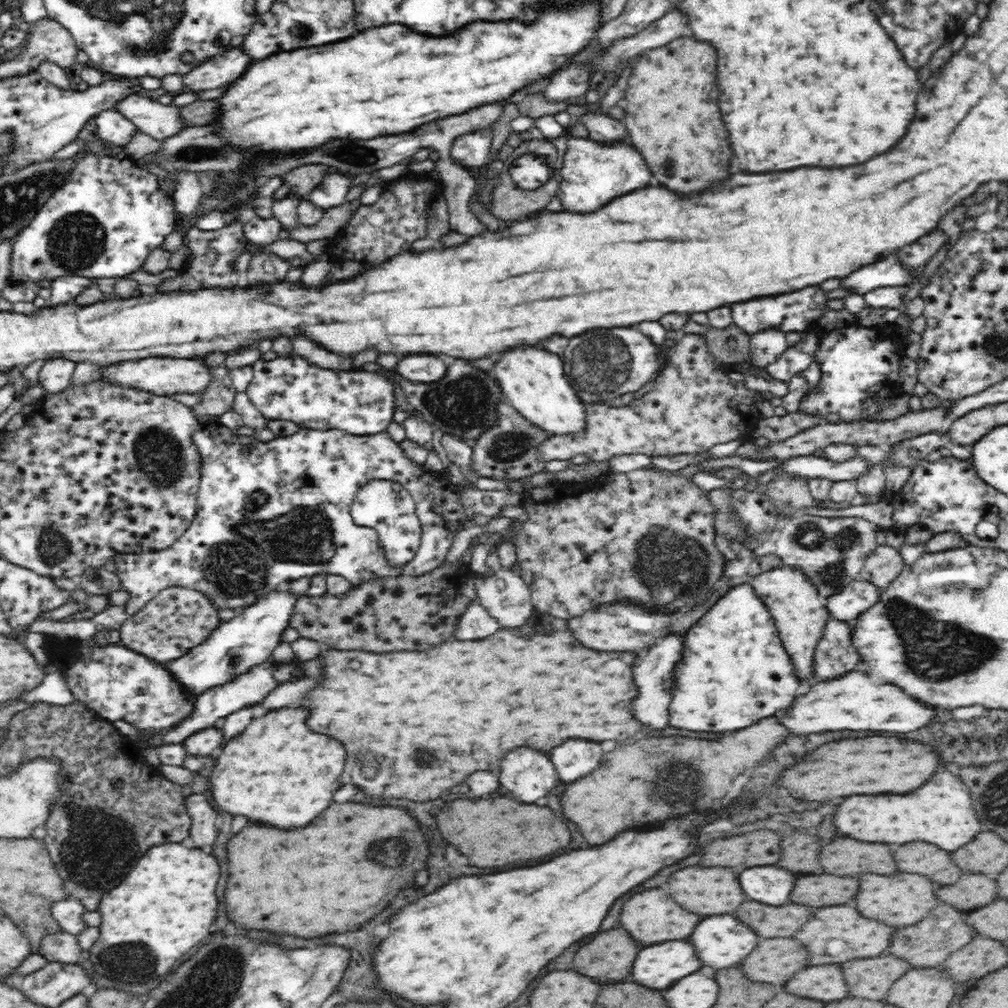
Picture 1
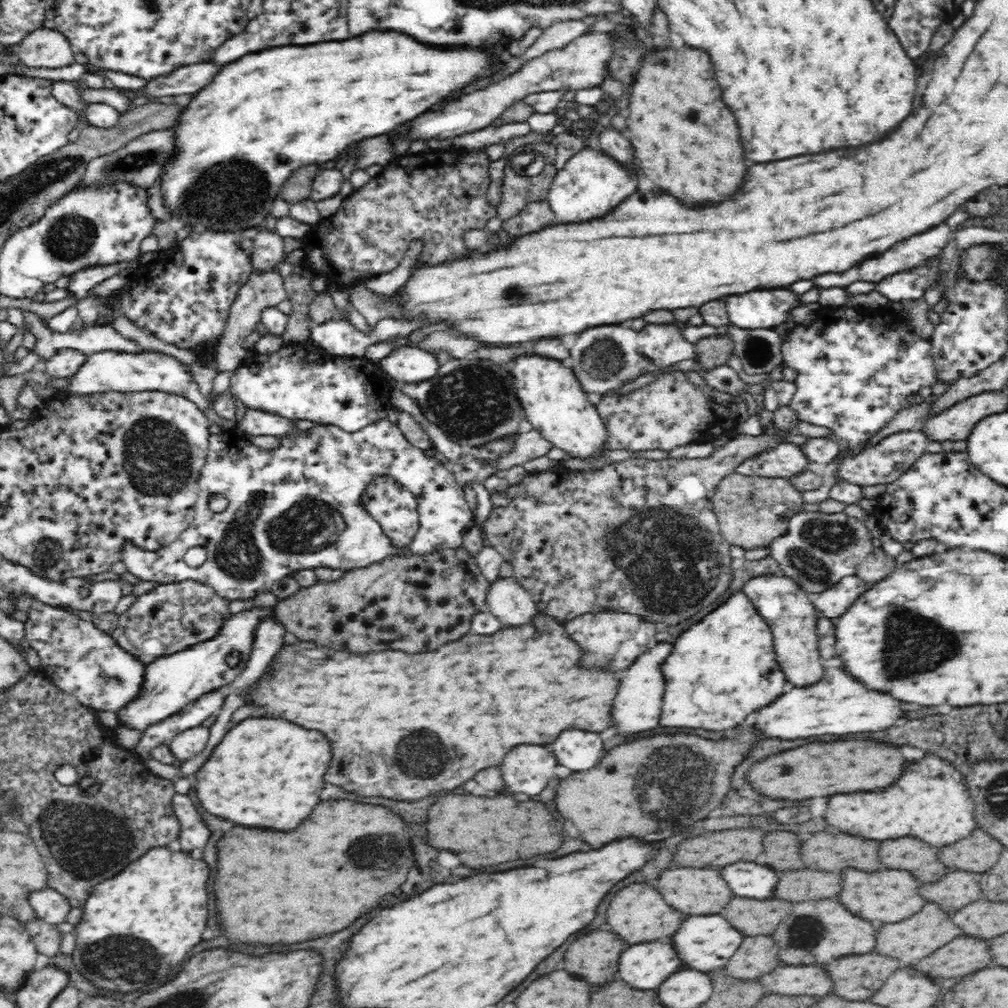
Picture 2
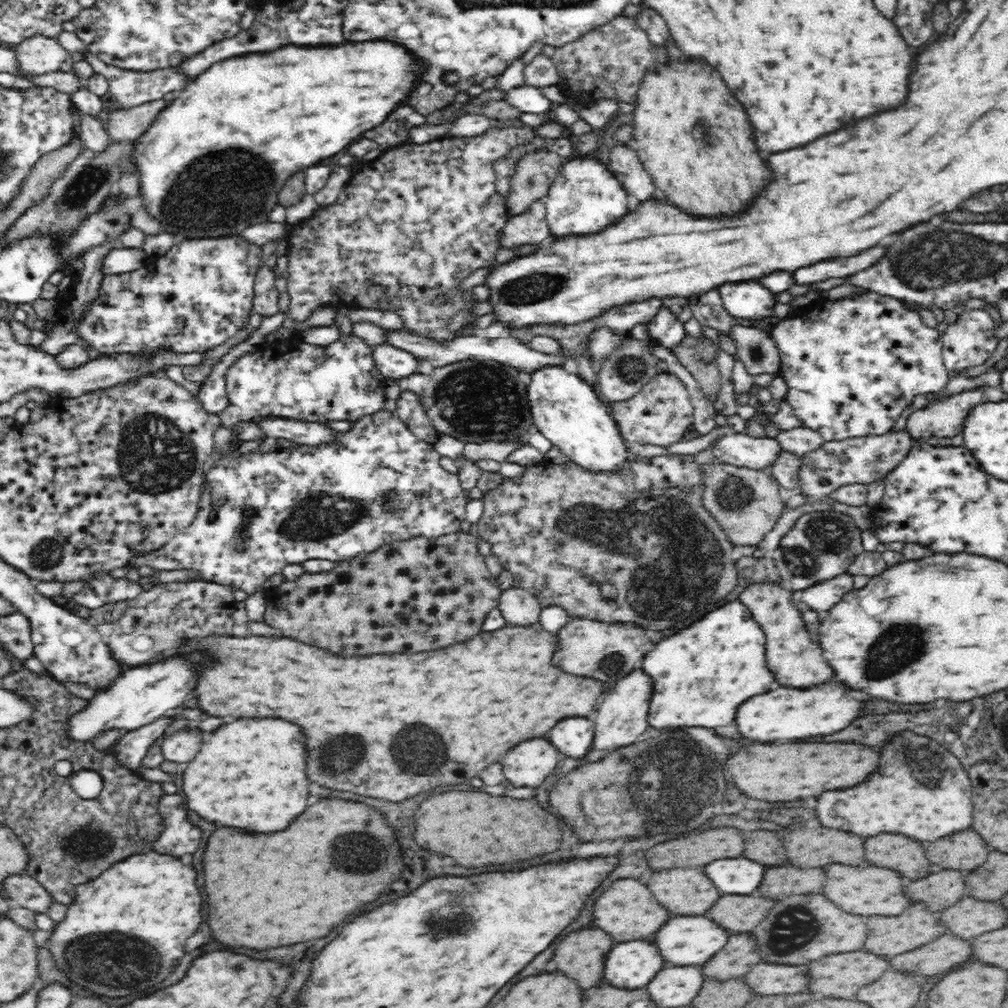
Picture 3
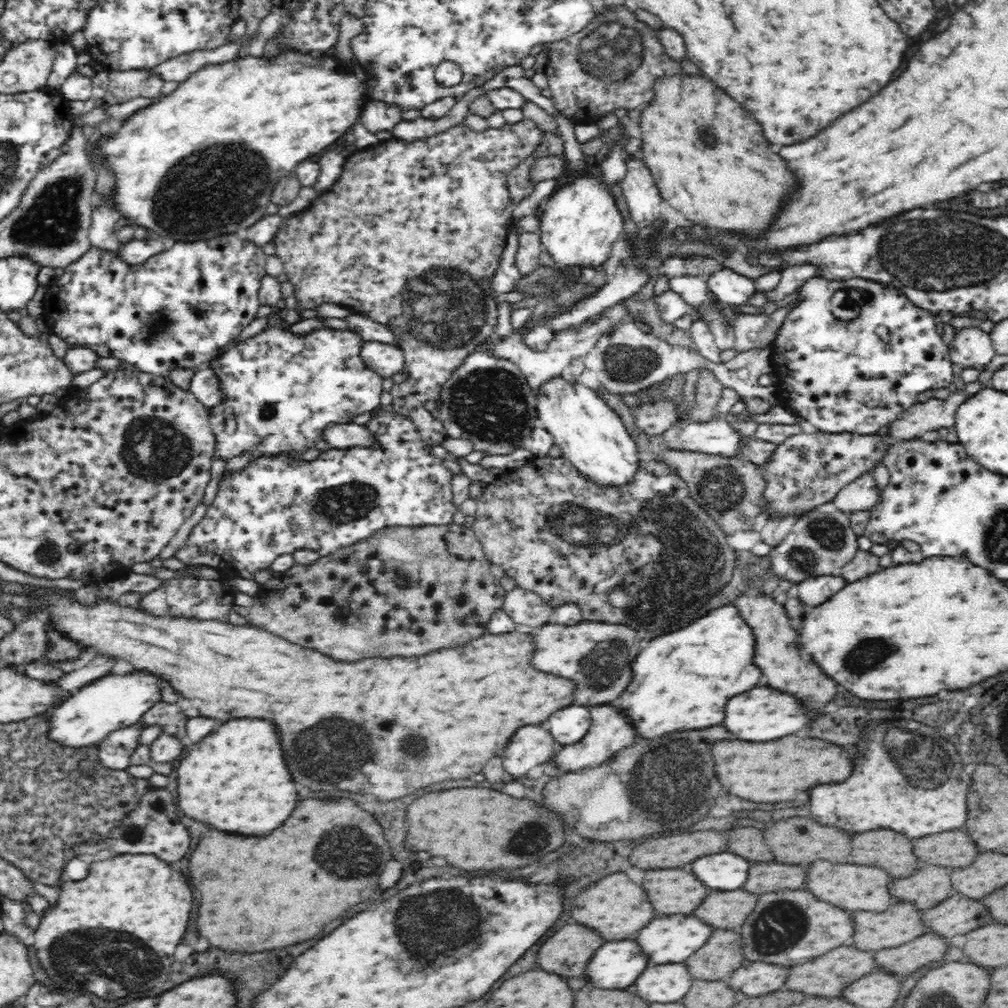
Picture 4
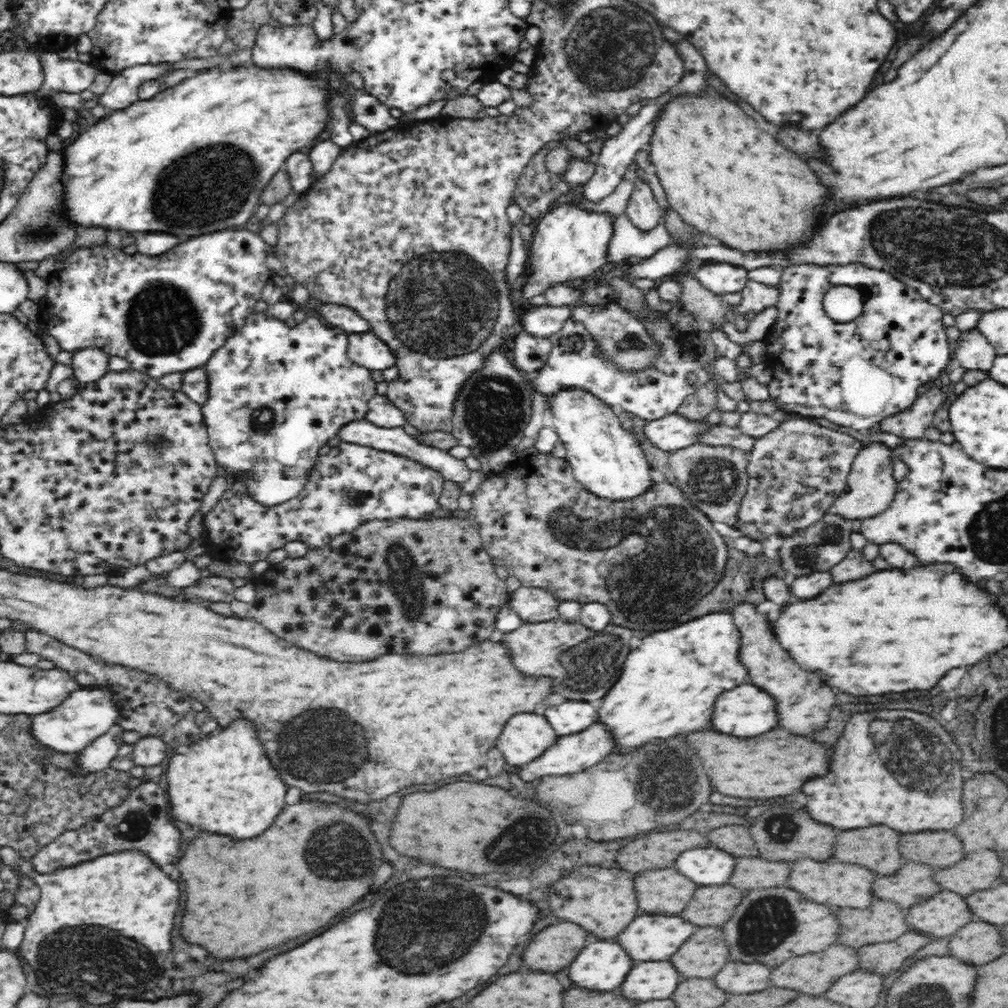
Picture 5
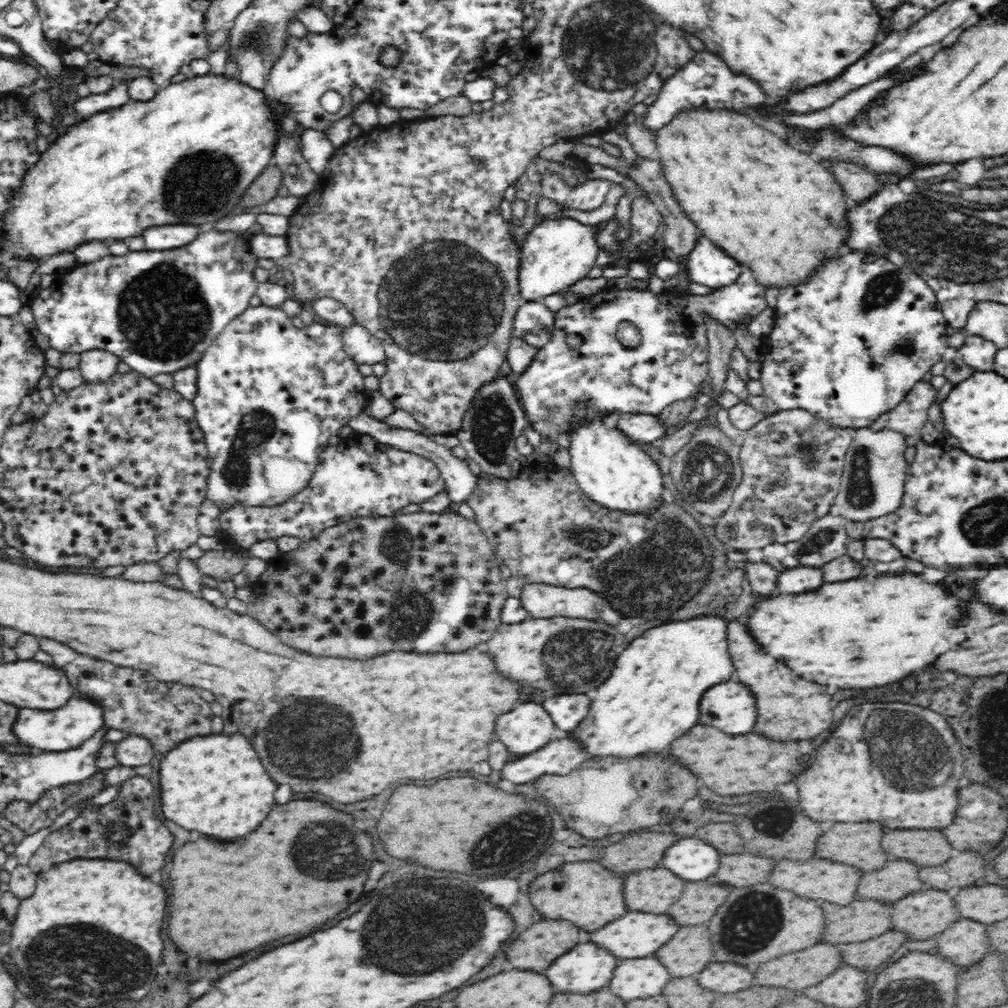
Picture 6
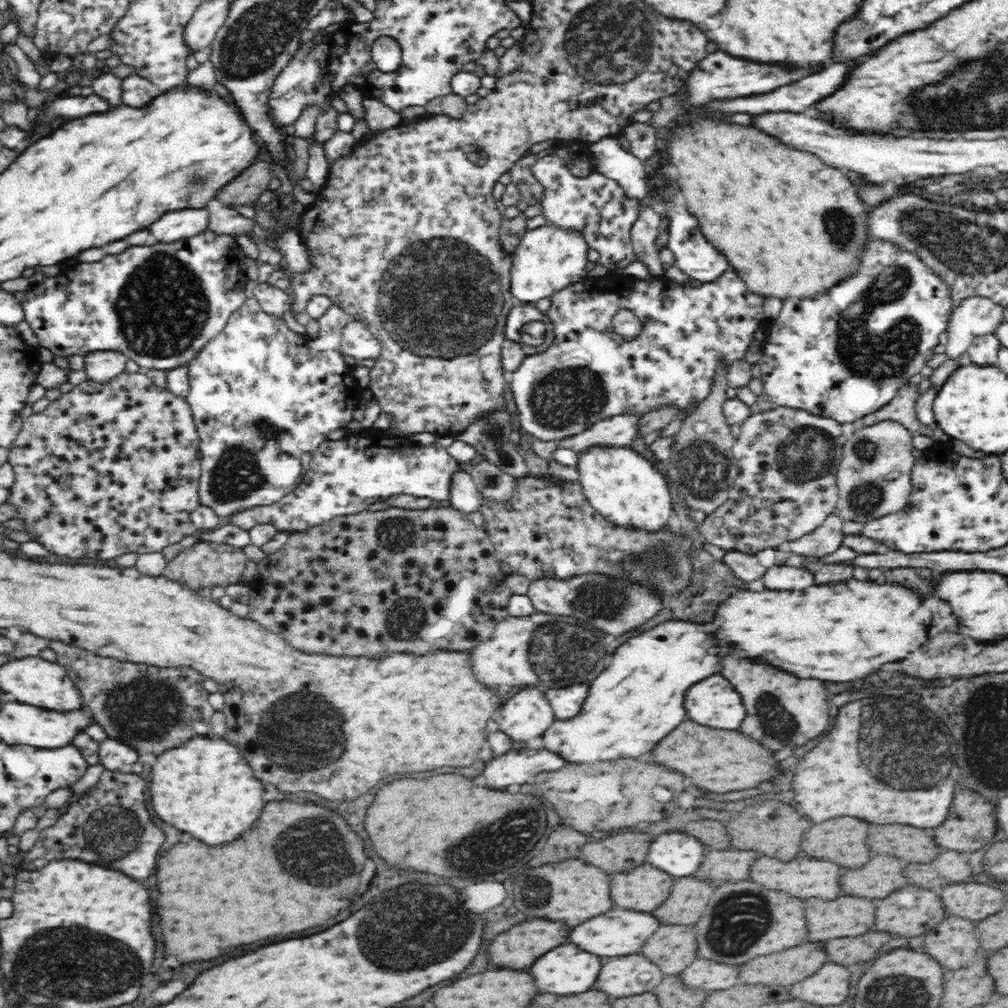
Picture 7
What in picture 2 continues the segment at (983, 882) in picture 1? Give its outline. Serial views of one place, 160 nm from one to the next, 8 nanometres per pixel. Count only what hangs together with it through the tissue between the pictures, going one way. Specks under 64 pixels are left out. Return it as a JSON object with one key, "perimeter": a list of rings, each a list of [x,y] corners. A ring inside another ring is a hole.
{"perimeter":[[[950,872],[938,882],[922,884],[918,888],[918,894],[924,900],[936,902],[940,906],[940,910],[944,910],[946,914],[952,914],[960,906],[966,906],[968,902],[978,900],[980,888],[978,888],[978,882],[974,880],[974,876],[970,878],[970,874],[966,874],[966,872]]]}

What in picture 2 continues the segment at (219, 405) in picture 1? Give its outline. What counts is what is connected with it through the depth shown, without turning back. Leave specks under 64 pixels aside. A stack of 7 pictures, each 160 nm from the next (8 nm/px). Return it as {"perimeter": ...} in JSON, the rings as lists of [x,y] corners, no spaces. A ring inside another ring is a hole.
{"perimeter":[[[279,269],[267,271],[266,273],[256,273],[255,271],[251,280],[246,282],[243,288],[240,289],[238,298],[234,301],[227,318],[224,338],[217,343],[215,357],[216,363],[218,363],[218,372],[233,372],[244,362],[244,358],[248,353],[247,350],[244,350],[244,342],[252,334],[256,324],[261,321],[260,311],[264,307],[277,306],[280,302],[286,300],[287,292],[283,280],[284,278],[280,275]]]}

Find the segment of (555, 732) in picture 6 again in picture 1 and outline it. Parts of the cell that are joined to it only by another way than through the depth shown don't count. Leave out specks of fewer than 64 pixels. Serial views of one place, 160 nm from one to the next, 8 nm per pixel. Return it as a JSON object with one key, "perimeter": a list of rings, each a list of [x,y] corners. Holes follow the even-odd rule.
{"perimeter":[[[516,748],[502,758],[500,782],[522,802],[536,802],[546,796],[556,780],[558,774],[554,764],[540,750]]]}

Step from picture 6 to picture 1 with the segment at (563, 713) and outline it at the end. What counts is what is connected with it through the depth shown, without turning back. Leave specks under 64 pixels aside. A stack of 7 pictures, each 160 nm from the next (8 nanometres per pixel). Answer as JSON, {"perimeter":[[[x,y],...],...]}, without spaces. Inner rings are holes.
{"perimeter":[[[584,738],[564,740],[560,746],[550,750],[550,760],[556,766],[558,776],[564,782],[582,778],[598,768],[602,760],[602,746]]]}

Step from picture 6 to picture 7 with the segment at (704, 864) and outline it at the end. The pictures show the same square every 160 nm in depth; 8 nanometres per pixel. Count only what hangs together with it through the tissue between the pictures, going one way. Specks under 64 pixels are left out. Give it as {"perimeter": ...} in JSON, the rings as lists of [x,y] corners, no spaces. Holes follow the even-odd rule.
{"perimeter":[[[670,830],[650,842],[646,862],[672,876],[688,876],[698,868],[705,848],[694,836]]]}

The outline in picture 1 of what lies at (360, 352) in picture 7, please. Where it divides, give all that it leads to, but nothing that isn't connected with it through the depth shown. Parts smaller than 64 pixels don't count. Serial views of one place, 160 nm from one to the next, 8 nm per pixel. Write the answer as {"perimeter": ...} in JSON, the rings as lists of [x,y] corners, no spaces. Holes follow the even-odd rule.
{"perimeter":[[[406,354],[398,360],[396,372],[412,383],[434,382],[442,378],[446,372],[446,364],[432,354]]]}

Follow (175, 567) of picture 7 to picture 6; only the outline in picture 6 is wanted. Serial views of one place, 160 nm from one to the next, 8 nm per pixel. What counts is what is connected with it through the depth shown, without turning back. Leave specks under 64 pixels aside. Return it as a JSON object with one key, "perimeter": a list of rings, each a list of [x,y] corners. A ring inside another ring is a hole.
{"perimeter":[[[225,549],[204,551],[193,562],[200,574],[212,576],[216,581],[232,581],[236,574],[242,572],[245,559],[240,551]]]}

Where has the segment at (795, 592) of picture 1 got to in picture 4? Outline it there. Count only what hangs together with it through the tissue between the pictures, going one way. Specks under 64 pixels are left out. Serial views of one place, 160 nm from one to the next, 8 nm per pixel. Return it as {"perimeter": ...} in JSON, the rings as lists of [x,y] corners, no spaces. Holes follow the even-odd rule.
{"perimeter":[[[750,595],[738,598],[734,606],[738,608],[742,620],[752,628],[752,634],[756,640],[752,660],[760,668],[762,680],[766,686],[786,692],[804,704],[820,704],[816,710],[824,708],[828,702],[834,700],[836,684],[828,676],[824,676],[824,672],[818,666],[814,666],[814,662],[810,658],[800,654],[794,630],[788,624],[786,612],[782,606],[772,604],[772,600],[768,596]]]}

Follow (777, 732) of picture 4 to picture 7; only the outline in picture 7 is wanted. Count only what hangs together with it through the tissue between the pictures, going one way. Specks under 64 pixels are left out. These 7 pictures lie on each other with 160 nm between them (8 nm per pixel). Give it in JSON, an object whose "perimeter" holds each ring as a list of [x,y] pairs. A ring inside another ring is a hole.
{"perimeter":[[[712,674],[692,684],[684,694],[686,716],[698,724],[734,730],[744,718],[740,696],[720,674]]]}

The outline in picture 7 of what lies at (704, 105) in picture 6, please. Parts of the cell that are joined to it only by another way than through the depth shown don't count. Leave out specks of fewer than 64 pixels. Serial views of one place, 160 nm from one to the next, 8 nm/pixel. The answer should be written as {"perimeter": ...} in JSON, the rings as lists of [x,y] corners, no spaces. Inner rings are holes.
{"perimeter":[[[714,52],[699,62],[699,65],[692,70],[691,77],[688,78],[687,86],[683,90],[688,91],[688,102],[684,102],[684,110],[692,105],[701,105],[714,97],[741,97],[756,92],[770,92],[780,86],[798,82],[804,76],[810,76],[818,72],[818,66],[798,66],[798,64],[766,64],[766,62],[754,62],[752,60],[742,60],[740,57],[728,54],[728,52]]]}

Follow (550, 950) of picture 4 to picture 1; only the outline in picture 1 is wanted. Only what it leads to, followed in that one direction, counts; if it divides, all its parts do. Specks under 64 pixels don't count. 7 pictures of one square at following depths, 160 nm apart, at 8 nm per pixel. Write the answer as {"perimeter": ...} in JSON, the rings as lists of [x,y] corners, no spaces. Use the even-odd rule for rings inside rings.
{"perimeter":[[[608,930],[576,950],[574,966],[578,974],[590,976],[596,982],[622,980],[630,974],[636,950],[638,946],[626,930]]]}

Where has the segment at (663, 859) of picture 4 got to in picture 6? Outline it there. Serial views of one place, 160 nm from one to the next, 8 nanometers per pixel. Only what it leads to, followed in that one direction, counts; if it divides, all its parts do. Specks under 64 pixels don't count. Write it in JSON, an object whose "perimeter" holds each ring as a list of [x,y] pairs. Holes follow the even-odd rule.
{"perimeter":[[[630,834],[616,844],[610,844],[600,850],[598,864],[608,868],[610,872],[628,872],[640,868],[654,868],[662,858],[662,852],[672,846],[672,834]]]}

